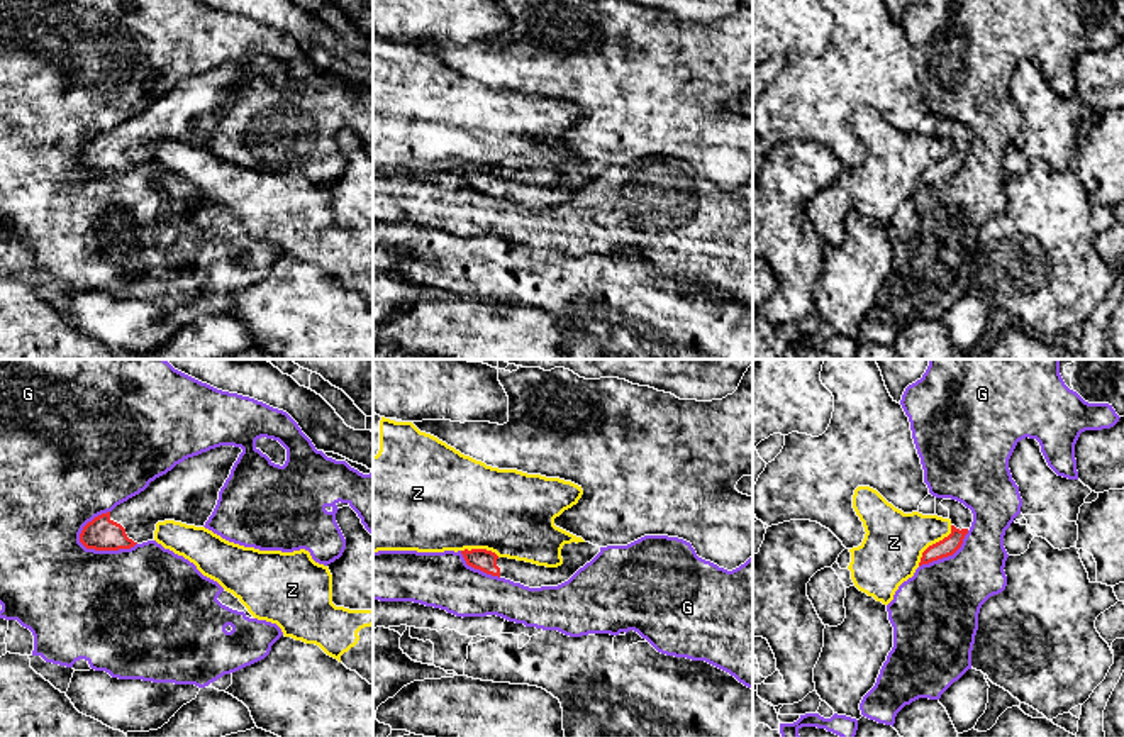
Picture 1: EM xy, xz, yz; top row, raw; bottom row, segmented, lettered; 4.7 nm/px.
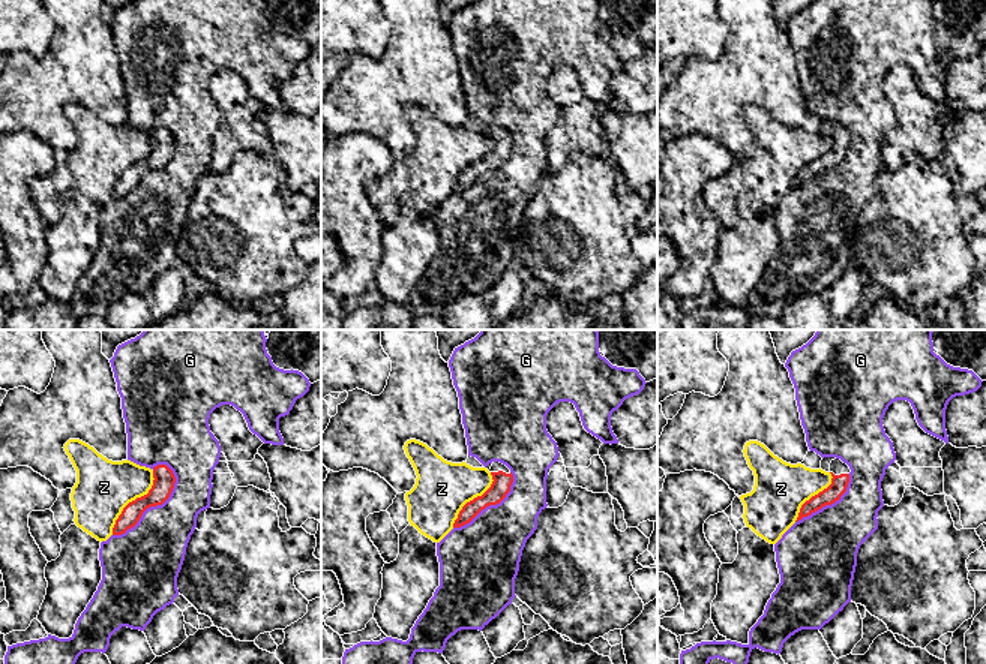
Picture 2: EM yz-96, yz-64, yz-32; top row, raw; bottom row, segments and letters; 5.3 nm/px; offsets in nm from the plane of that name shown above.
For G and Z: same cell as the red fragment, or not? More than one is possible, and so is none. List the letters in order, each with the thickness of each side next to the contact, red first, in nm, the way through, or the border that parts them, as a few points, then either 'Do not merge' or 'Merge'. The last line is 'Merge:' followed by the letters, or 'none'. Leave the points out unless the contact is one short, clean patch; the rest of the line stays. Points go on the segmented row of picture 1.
G: Thickness 160 nm (red) against 500 nm. Do not merge
Z: Thickness 90 nm (red) against 280 nm. Do not merge
Merge: none

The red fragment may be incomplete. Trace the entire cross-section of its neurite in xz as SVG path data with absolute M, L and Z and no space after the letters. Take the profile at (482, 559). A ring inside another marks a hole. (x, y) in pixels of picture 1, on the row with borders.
M571 542L561 549L563 564L558 568L537 566L526 561L498 557L487 549L461 551L468 566L487 574L510 579L529 588L558 586L568 581L580 568L590 562L600 552L598 546L590 542Z

